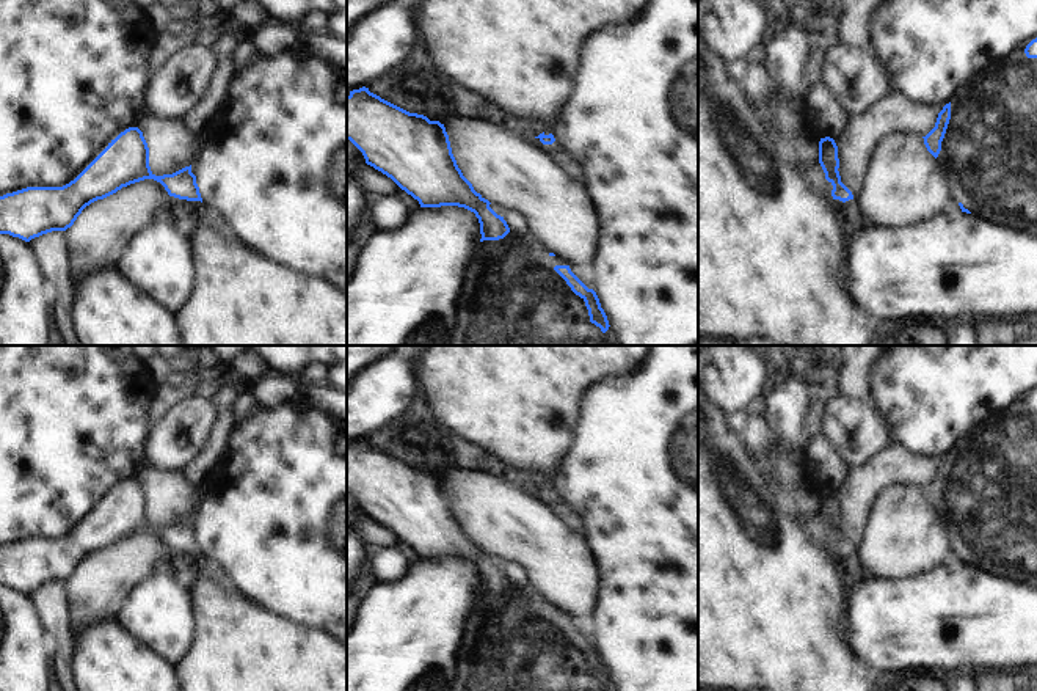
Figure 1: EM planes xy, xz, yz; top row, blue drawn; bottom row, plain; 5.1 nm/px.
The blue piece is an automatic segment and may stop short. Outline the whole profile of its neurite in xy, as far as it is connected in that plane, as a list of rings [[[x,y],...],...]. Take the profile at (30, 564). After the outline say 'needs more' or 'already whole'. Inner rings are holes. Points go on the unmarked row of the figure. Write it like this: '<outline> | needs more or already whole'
[[[138,479],[121,484],[69,536],[27,539],[0,548],[0,586],[30,594],[52,583],[66,583],[91,554],[144,531],[160,534],[169,548],[190,553],[227,592],[238,590],[218,562],[202,554],[191,517],[163,528],[151,523],[149,499]]] | needs more

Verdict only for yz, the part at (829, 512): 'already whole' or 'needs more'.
needs more

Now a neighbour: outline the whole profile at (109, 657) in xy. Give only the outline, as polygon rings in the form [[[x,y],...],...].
[[[118,619],[77,638],[74,674],[80,691],[184,691],[177,664]]]

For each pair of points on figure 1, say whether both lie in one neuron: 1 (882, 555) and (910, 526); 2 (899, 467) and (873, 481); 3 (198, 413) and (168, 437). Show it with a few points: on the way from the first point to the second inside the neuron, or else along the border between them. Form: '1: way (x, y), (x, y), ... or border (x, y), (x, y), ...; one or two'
1: way (890, 548), (904, 534); one
2: way (893, 467), (879, 475); one
3: way (190, 421), (181, 421), (174, 429); one

